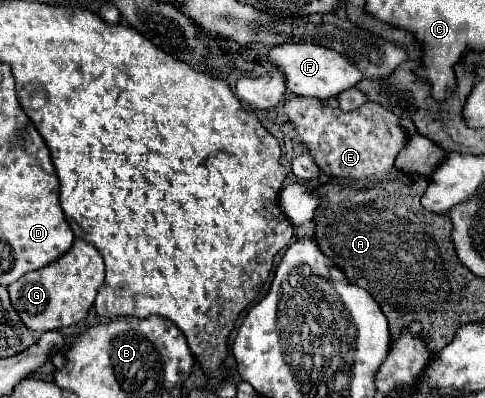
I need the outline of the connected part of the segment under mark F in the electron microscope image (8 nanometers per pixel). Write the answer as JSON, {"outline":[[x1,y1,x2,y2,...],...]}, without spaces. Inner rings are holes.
{"outline":[[278,44,272,46,268,54,262,56,262,60,266,64,274,64,274,68,284,74,286,88,290,92,320,98,320,100,328,100,330,96,336,96,342,90,352,88,356,80,362,78,360,70,354,64,350,64,344,56,316,44]]}

